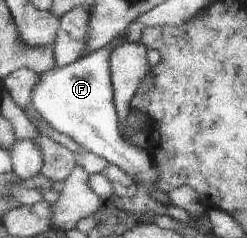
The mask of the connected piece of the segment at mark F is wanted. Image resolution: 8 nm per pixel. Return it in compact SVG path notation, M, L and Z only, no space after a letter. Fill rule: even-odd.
M132 22L121 35L121 38L112 40L111 44L94 51L89 55L77 60L74 64L65 67L56 67L53 71L47 72L41 76L38 86L32 93L32 106L36 107L44 116L45 120L56 130L72 137L78 144L81 144L86 151L93 152L102 158L108 160L111 165L121 168L126 174L135 178L142 190L152 192L155 198L162 204L175 206L171 202L168 193L162 192L157 187L157 180L161 176L155 160L148 154L147 149L139 149L131 145L120 133L120 120L118 112L114 106L115 92L113 89L113 74L111 70L110 59L114 49L125 45L126 43L136 43L142 37L142 30L145 26L142 23Z

